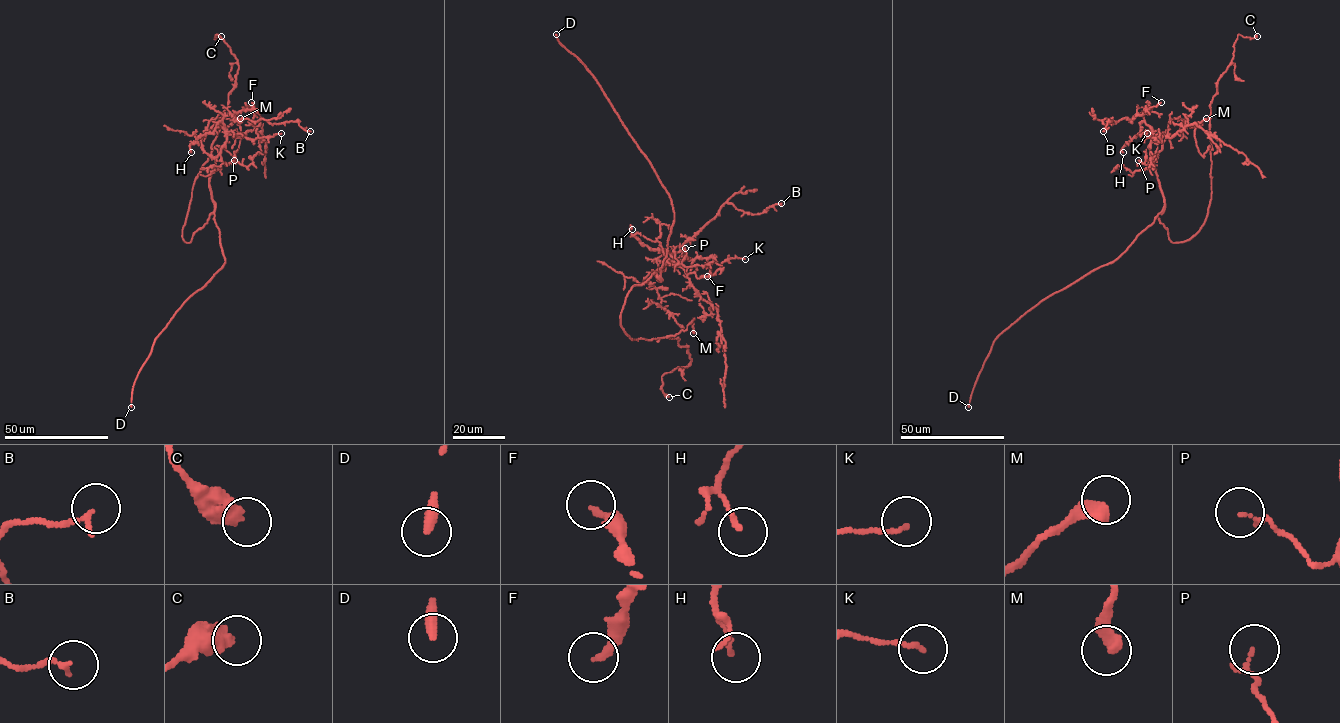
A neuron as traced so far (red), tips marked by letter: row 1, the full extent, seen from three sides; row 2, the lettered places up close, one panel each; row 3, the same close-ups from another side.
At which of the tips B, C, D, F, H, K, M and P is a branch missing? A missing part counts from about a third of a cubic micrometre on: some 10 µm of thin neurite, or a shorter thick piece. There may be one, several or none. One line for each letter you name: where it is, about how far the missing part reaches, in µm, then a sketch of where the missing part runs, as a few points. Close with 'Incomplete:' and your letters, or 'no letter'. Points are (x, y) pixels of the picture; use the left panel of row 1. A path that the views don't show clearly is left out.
D: place (131, 407); missing 40 µm
Incomplete: D

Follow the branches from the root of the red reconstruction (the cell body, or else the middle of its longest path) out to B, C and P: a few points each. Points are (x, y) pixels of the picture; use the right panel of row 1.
B: (1159, 219), (1165, 201), (1144, 117), (1104, 118), (1104, 124), (1111, 122), (1103, 131)
C: (1159, 219), (1172, 242), (1190, 239), (1204, 223), (1211, 197), (1210, 102), (1237, 35), (1257, 36)
P: (1159, 219), (1165, 201), (1153, 156), (1152, 162), (1147, 164), (1138, 160)

